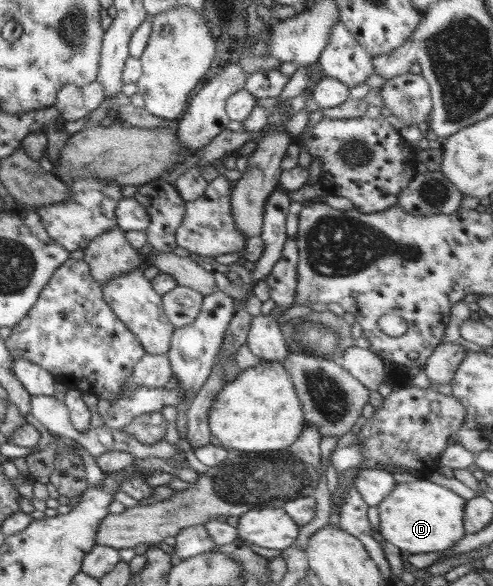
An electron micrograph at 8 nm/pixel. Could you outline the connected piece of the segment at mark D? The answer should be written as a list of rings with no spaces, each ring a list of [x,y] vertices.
[[[422,477],[414,482],[399,483],[379,503],[379,531],[384,540],[402,552],[445,552],[463,538],[466,500],[449,488]]]

